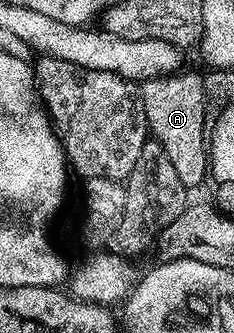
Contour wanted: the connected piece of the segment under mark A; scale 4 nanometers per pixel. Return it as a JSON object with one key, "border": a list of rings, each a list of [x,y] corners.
{"border":[[[41,56],[34,65],[39,100],[52,118],[52,127],[60,138],[71,168],[75,172],[77,169],[81,178],[101,177],[127,182],[130,171],[134,171],[134,163],[138,163],[138,155],[142,155],[144,142],[151,137],[164,148],[182,183],[193,187],[206,181],[210,173],[206,144],[206,98],[204,77],[196,73],[183,73],[139,82],[144,121],[152,132],[148,133],[140,118],[136,97],[132,94],[133,86],[117,74],[90,71],[74,63],[66,63],[66,59],[45,56]]]}

